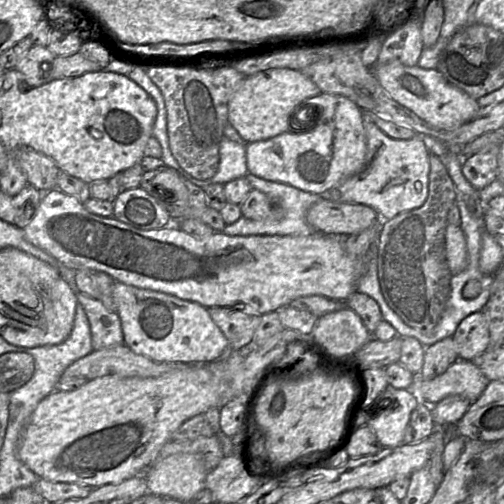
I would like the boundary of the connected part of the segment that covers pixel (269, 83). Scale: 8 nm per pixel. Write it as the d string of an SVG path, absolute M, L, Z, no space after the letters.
M275 68L246 77L228 103L228 123L247 143L267 140L290 130L298 131L298 111L309 98L321 93L319 87L302 71Z

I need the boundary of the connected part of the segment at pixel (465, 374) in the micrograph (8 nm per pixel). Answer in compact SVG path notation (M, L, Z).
M457 360L443 374L431 380L414 375L413 383L406 390L417 398L419 404L435 406L450 395L458 395L473 402L488 383L486 376L472 361Z

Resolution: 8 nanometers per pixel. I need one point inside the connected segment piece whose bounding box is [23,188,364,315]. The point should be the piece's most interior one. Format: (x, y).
(261, 274)

